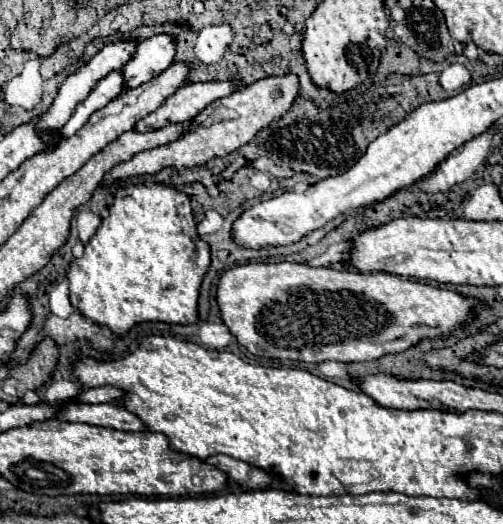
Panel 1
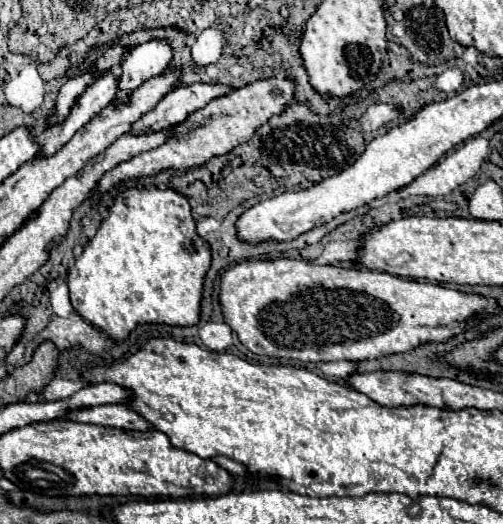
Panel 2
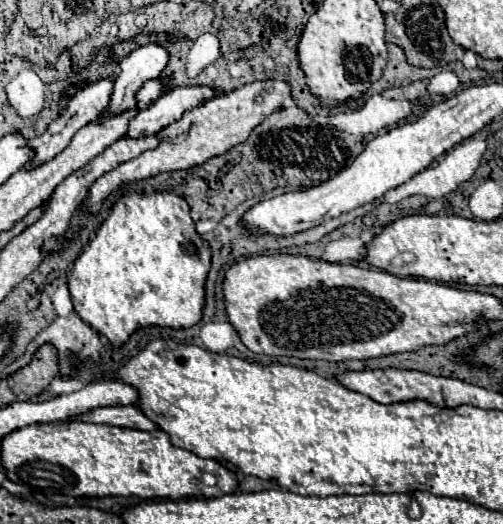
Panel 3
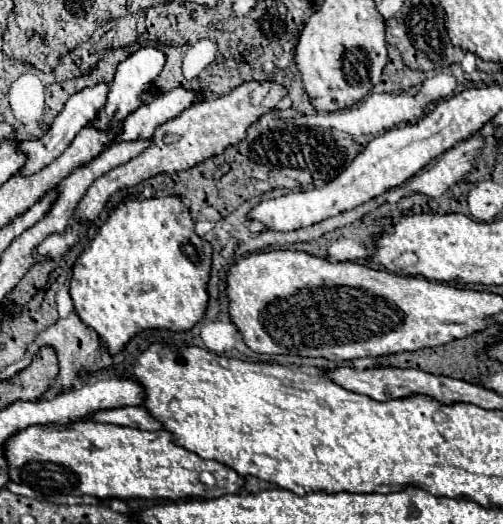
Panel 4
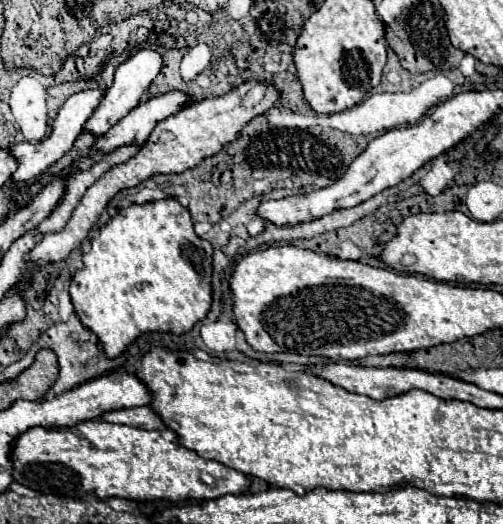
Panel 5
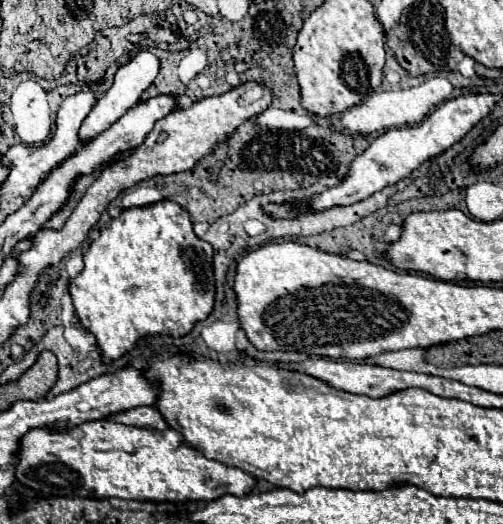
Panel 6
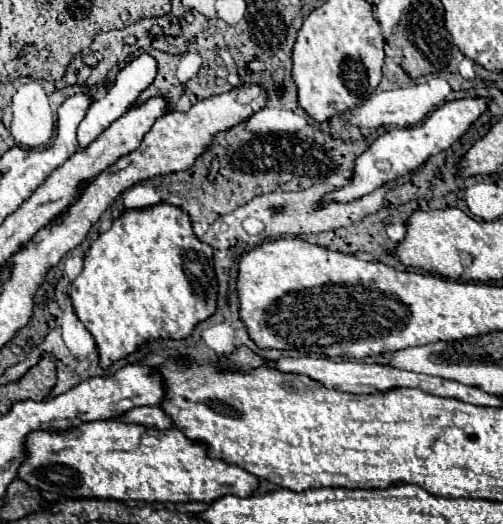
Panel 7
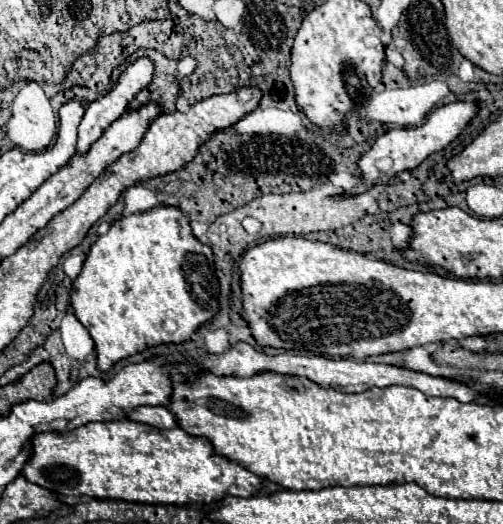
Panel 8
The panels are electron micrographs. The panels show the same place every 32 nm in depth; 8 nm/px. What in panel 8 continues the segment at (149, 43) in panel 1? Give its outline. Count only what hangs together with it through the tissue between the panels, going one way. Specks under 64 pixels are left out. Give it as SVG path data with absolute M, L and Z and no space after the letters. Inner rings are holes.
M142 56L142 58L138 58L136 62L132 62L132 64L120 74L118 84L112 86L112 90L110 90L104 98L98 98L96 102L90 102L88 108L86 108L86 112L84 112L82 122L80 122L80 126L78 126L78 152L86 152L86 150L90 148L90 144L96 142L96 140L102 136L102 132L104 132L114 120L118 120L118 118L126 112L128 104L136 98L136 94L138 94L142 88L146 88L146 86L152 82L152 78L154 78L154 62L152 62L148 56Z

